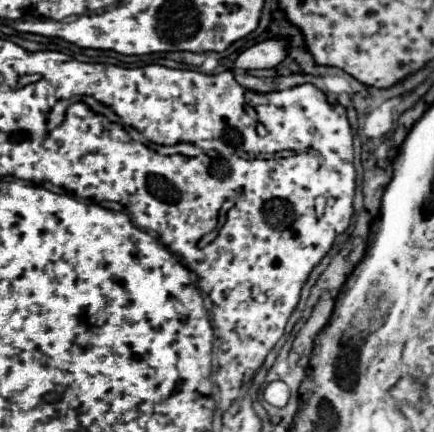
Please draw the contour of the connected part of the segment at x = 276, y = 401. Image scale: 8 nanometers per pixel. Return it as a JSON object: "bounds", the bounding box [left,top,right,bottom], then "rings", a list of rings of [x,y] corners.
{"bounds":[263,382,289,406],"rings":[[[271,382],[265,392],[263,392],[263,398],[273,404],[273,406],[285,406],[289,402],[289,386],[285,382]]]}

